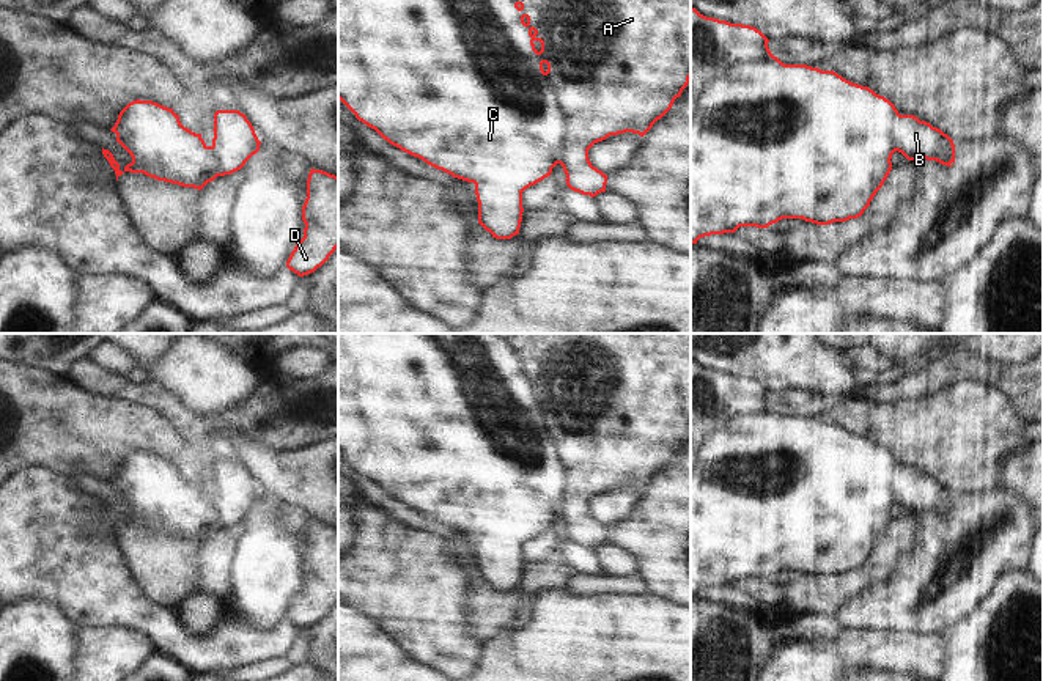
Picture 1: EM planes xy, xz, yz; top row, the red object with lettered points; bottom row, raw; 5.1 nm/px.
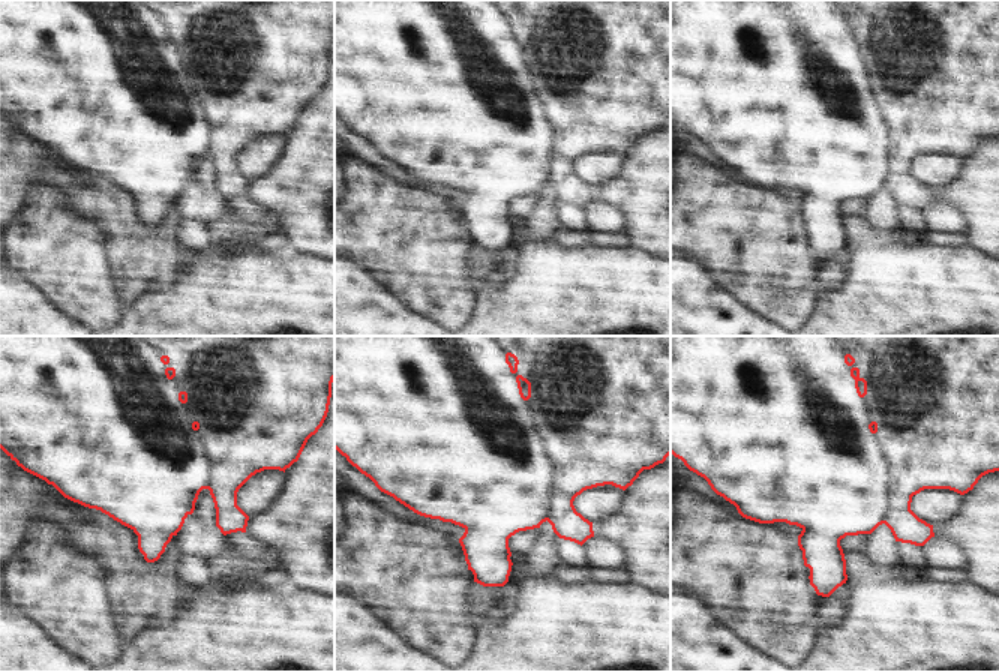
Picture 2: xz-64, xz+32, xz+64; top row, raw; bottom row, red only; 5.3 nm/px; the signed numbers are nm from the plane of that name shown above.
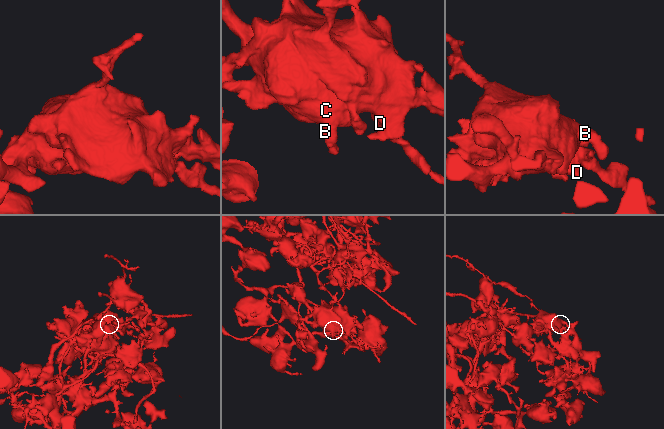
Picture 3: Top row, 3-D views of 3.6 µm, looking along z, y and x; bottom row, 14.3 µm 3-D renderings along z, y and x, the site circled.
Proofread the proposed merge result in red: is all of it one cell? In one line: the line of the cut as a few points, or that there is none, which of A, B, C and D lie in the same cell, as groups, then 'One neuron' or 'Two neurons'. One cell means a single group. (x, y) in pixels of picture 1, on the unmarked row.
No split. Groups: A B C D. One neuron.

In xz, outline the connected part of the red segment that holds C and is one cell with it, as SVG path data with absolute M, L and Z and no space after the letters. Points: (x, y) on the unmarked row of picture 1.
M338 333L338 451L356 467L359 473L374 481L390 497L422 511L428 517L442 522L453 530L474 535L478 554L478 576L496 591L511 591L519 587L522 574L522 544L551 528L560 516L566 527L566 538L592 550L606 544L607 527L592 517L588 502L610 488L625 484L643 489L681 448L691 431L691 333Z

